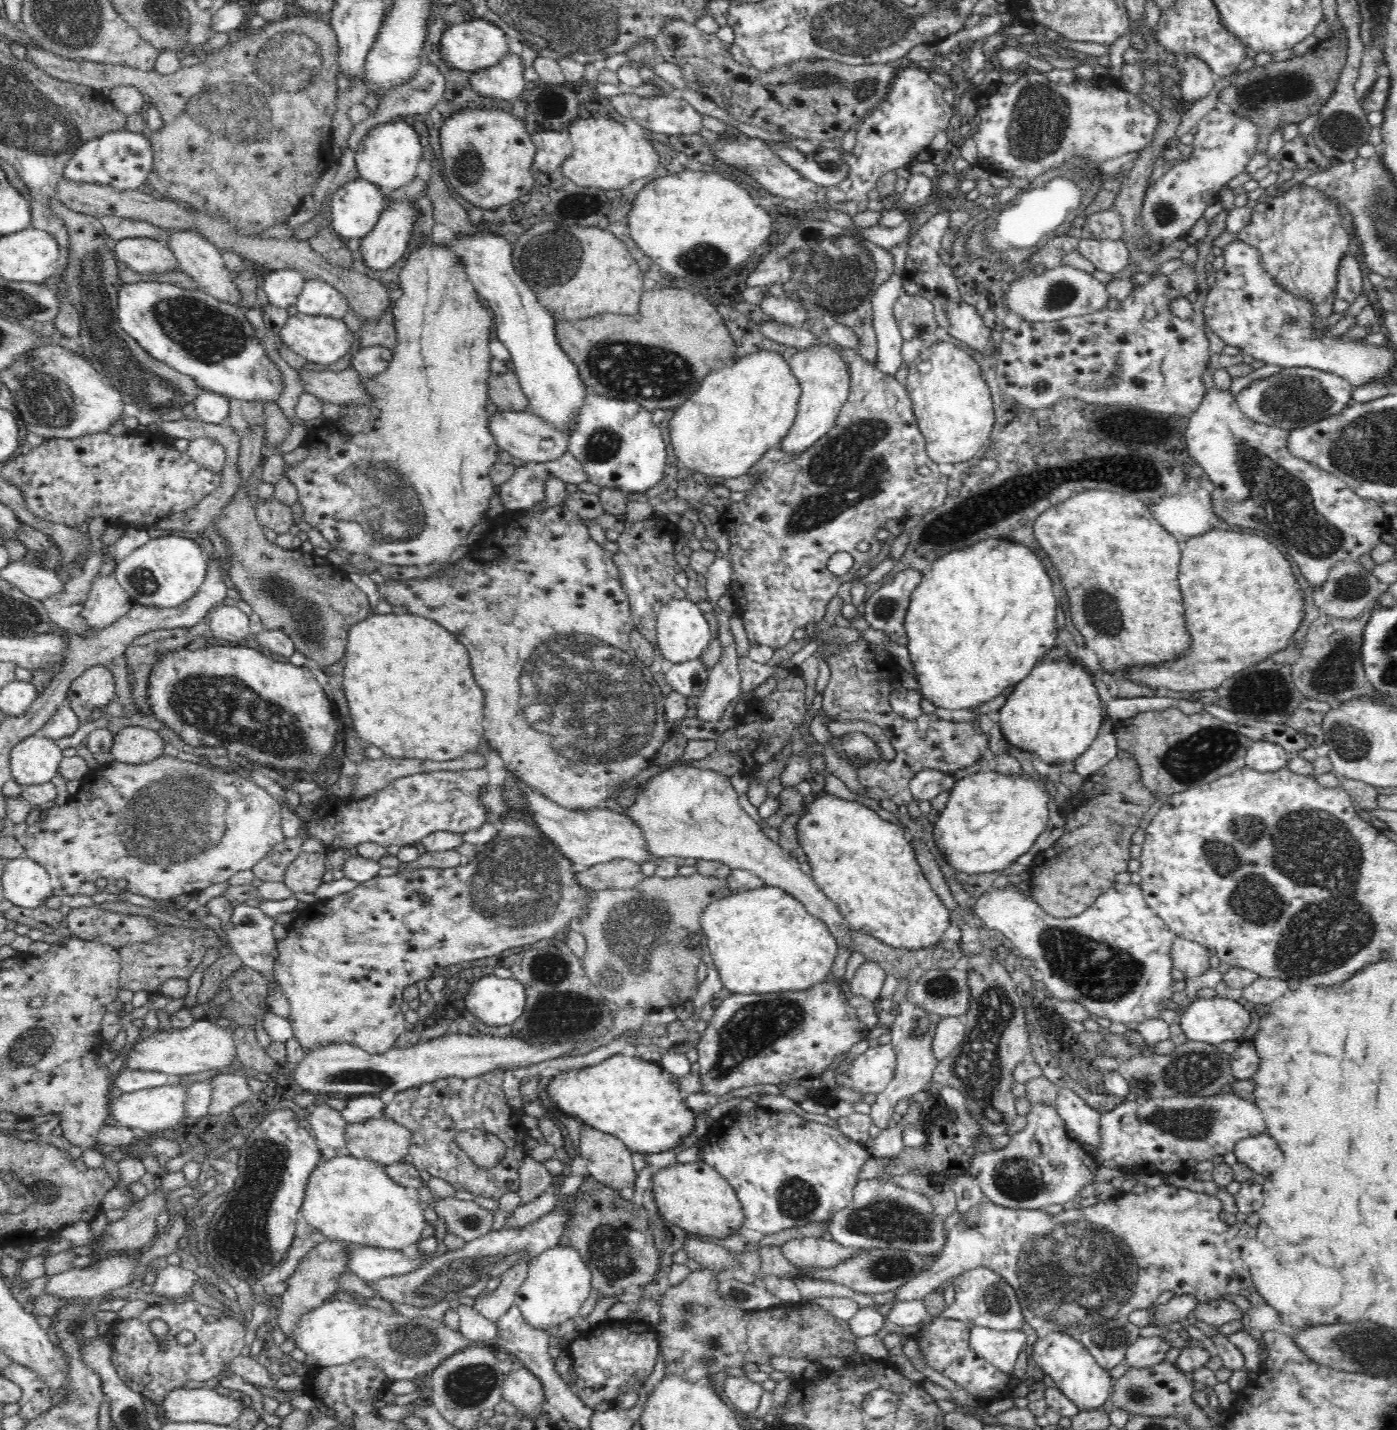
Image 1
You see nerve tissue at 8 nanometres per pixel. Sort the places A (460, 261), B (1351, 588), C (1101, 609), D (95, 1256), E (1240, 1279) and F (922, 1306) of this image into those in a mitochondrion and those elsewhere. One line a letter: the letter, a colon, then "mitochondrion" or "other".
A: other
B: mitochondrion
C: mitochondrion
D: other
E: other
F: other

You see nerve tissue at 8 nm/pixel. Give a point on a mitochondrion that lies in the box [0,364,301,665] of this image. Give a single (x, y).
(49, 402)

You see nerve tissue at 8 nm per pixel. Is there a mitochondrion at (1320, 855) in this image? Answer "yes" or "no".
yes

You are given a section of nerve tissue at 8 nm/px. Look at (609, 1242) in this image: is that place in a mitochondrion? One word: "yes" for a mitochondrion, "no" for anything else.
yes

